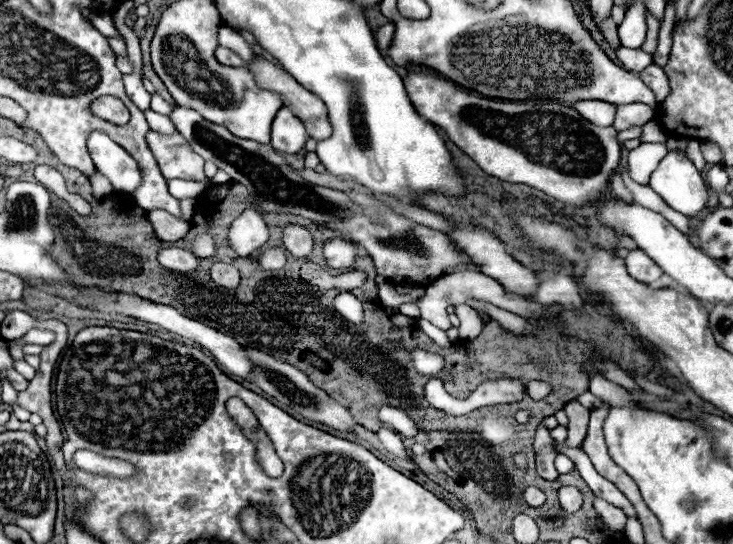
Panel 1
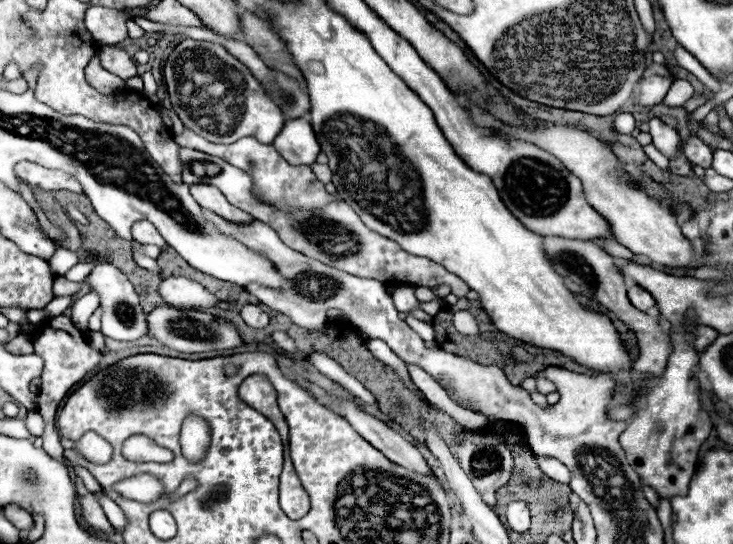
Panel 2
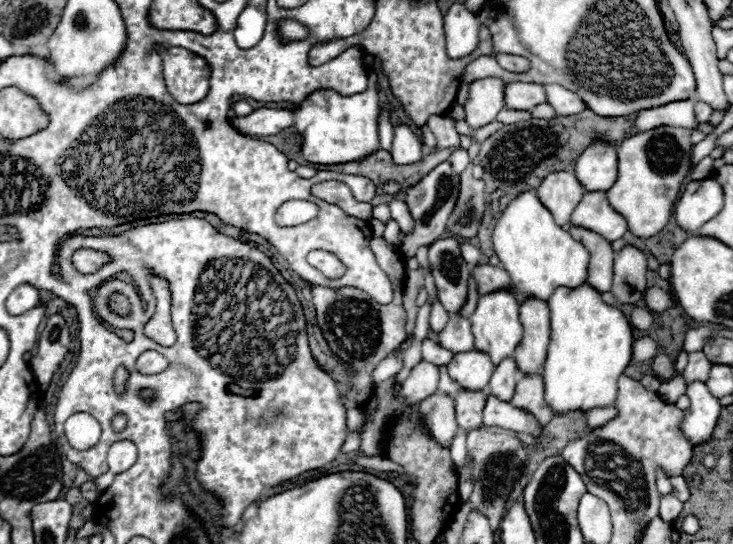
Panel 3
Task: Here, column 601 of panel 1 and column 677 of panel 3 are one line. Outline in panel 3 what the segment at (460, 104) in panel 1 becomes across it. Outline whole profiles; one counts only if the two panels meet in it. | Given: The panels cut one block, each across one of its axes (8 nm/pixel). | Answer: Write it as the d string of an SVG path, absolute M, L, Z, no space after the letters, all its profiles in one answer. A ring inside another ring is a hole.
M658 126L624 138L618 146L618 178L608 190L608 202L618 210L634 236L650 238L658 234L670 220L674 204L680 196L684 178L690 174L692 130L676 126Z

